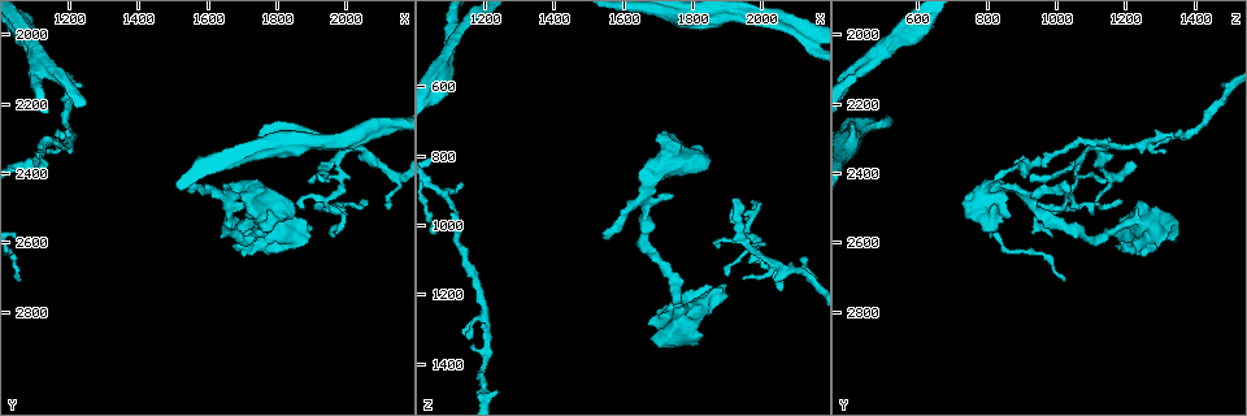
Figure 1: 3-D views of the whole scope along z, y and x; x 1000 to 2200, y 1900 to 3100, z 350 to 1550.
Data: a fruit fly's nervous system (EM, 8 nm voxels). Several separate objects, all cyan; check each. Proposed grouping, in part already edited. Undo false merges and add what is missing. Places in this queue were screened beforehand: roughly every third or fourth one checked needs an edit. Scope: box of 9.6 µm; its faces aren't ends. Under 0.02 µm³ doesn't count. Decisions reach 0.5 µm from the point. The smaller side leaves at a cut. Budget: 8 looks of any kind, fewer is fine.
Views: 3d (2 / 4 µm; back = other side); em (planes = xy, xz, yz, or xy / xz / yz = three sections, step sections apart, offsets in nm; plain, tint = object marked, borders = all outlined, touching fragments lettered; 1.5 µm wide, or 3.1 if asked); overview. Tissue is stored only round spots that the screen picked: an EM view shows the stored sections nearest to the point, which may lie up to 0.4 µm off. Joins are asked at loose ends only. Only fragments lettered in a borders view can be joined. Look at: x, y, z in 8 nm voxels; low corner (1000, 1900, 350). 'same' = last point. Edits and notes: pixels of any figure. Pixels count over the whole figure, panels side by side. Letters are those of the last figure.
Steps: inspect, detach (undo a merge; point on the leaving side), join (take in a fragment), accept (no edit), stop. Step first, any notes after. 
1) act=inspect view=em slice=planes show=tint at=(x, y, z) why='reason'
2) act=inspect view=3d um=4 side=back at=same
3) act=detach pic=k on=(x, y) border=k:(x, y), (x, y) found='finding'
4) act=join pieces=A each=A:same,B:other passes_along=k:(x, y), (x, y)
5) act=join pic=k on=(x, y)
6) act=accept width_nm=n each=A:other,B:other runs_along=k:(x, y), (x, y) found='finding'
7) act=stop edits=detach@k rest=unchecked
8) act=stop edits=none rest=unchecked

act=inspect view=3d um=2 at=(1080, 2390, 900) why='a fork'

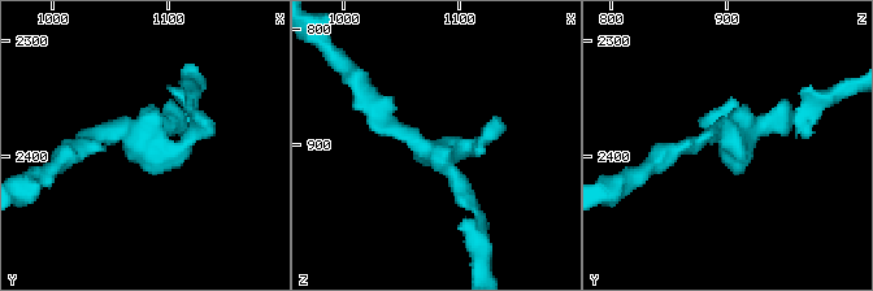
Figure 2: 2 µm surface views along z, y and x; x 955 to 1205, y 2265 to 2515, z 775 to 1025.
act=inspect view=em slice=planes show=tint at=(1082, 2382, 904) why='need the tissue'

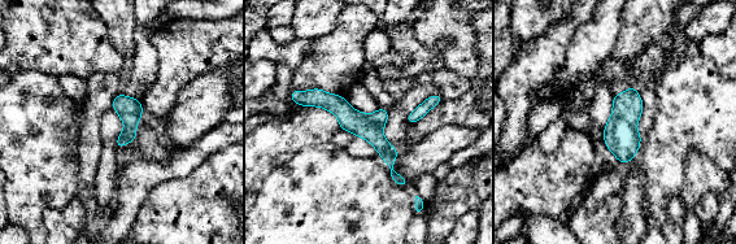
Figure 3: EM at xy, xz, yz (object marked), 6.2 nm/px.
act=inspect view=em slice=planes show=borders at=same

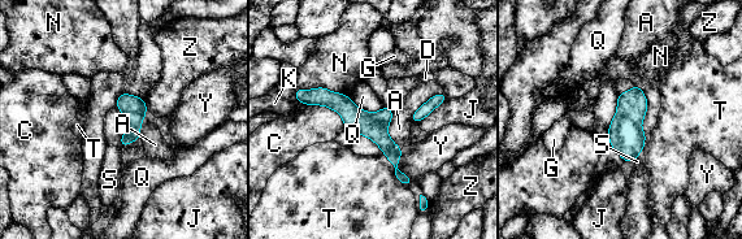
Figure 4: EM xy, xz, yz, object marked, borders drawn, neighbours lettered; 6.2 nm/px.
act=accept each=A:other,C:other,D:other,G:other,J:other,K:other,N:other,Q:other,S:other,T:other,Y:other,Z:other runs_along=4:(300, 94), (341, 103), (407, 181) found='all the same cell'

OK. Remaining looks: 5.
act=inspect view=em slice=planes show=plain at=(1110, 2090, 460)

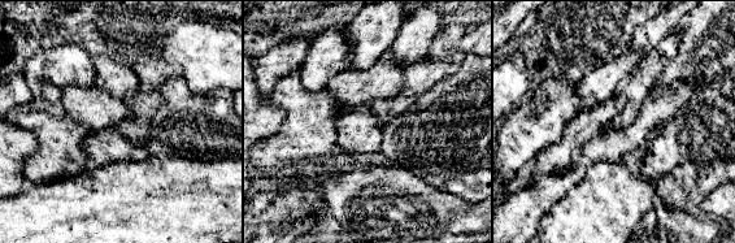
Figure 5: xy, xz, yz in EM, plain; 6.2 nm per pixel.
act=inspect view=em slice=planes show=borders at=same why='what lies round it'

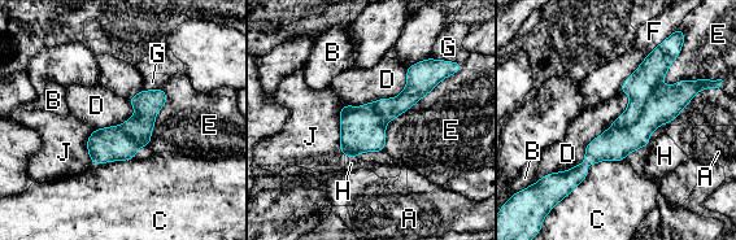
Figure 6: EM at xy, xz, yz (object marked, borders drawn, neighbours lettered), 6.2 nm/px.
act=detach pic=6 on=(640, 86) each=A:other,B:other,C:other,D:other,E:other,F:other,G:other,H:other,J:other border=6:(653, 95), (635, 120), (612, 127) found='two cells meet here'

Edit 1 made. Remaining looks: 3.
act=stop edits=detach@6 rest=unchecked

